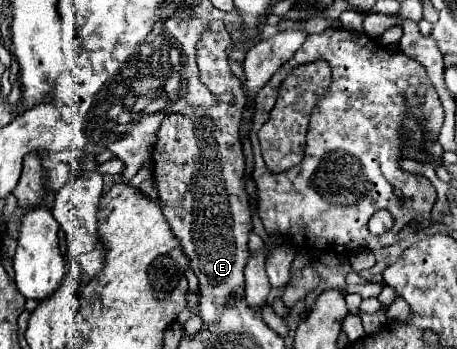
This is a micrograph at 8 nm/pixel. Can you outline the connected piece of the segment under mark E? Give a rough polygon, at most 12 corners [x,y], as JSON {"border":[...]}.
{"border":[[209,20],[199,80],[235,104],[167,114],[159,202],[199,280],[201,318],[245,284],[253,230],[245,94]]}

